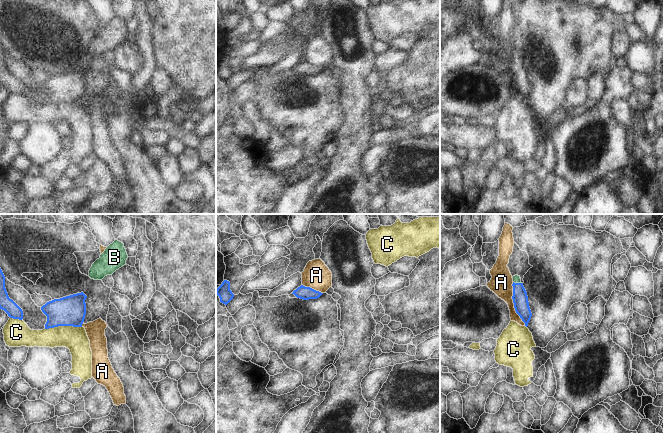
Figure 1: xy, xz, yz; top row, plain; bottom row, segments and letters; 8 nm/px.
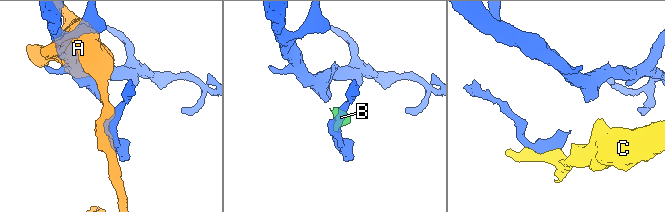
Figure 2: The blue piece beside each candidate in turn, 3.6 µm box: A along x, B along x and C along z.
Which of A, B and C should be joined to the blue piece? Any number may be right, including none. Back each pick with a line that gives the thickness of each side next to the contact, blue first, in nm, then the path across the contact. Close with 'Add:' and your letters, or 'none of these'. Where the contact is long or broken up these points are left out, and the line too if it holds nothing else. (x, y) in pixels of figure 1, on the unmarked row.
B: Thickness 130 nm (blue) against 60 nm. Path across: yz (520, 75), (517, 59), (516, 55)
Add: B

